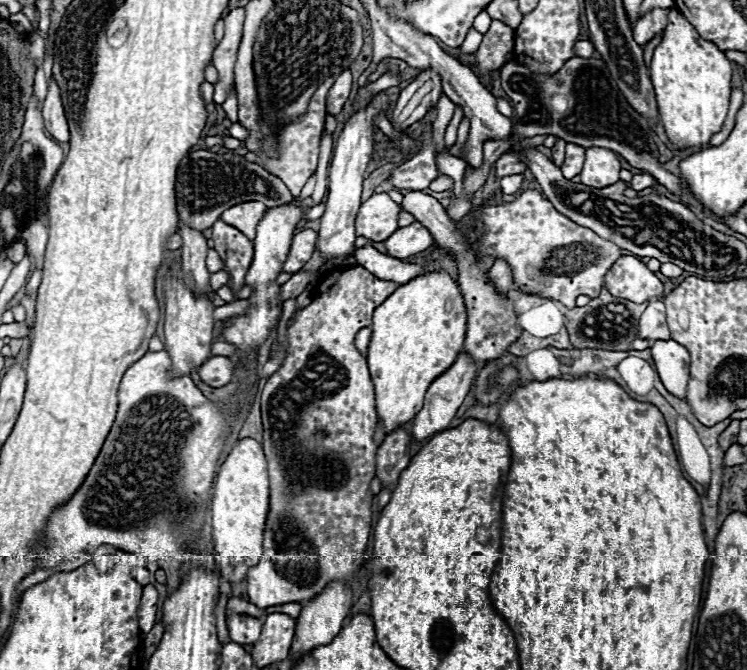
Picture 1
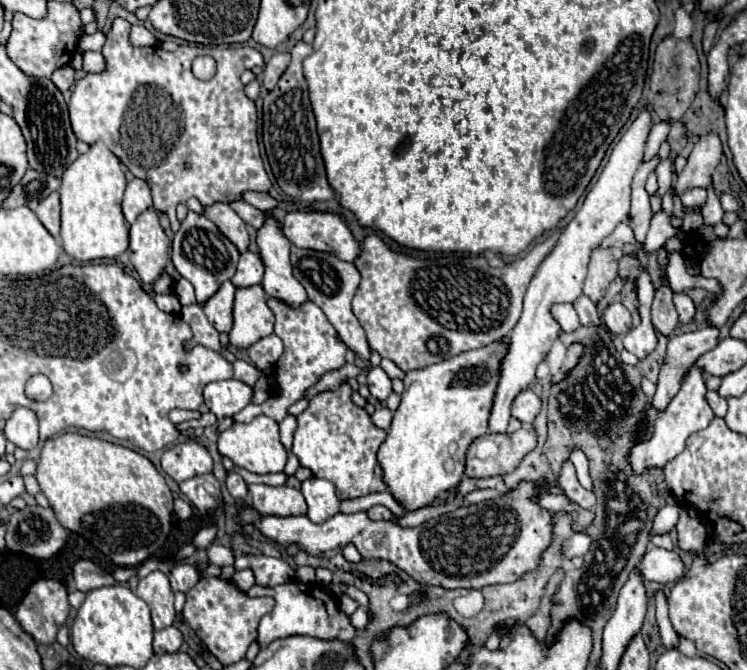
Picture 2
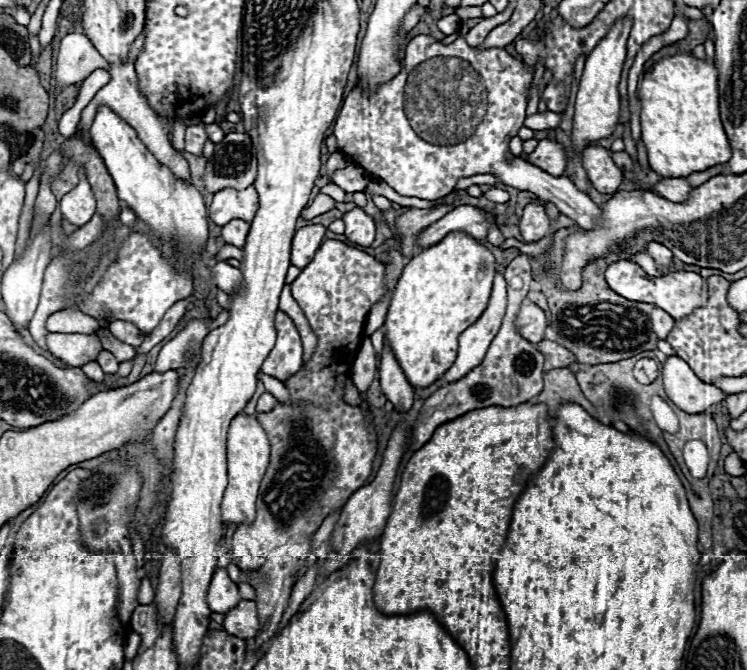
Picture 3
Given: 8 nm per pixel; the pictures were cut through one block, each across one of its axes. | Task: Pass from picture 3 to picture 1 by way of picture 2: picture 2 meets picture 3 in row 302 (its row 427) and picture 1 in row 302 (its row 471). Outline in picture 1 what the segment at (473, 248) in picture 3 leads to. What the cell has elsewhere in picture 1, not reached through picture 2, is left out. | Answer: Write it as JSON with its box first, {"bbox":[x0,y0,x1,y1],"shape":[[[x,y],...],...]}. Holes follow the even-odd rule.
{"bbox":[368,270,466,432],"shape":[[[444,270],[424,272],[410,282],[398,286],[376,310],[374,310],[374,332],[368,348],[368,366],[372,382],[376,388],[376,408],[384,424],[384,432],[390,432],[408,420],[412,420],[422,410],[422,400],[426,388],[436,380],[450,364],[454,364],[458,352],[464,346],[466,334],[466,304],[458,284]]]}

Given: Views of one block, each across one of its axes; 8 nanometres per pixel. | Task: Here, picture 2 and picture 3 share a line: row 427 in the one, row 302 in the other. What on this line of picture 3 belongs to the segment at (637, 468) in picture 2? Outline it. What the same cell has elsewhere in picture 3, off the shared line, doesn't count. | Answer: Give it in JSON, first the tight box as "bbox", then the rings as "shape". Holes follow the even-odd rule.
{"bbox":[606,260,706,320],"shape":[[[618,260],[606,268],[606,282],[620,296],[634,300],[634,302],[654,304],[654,306],[666,310],[674,320],[682,320],[682,318],[690,316],[690,312],[694,312],[694,308],[700,308],[702,304],[706,304],[706,280],[696,272],[682,270],[682,272],[662,276],[662,278],[652,278],[652,276],[646,276],[638,264],[630,262],[630,260]]]}

